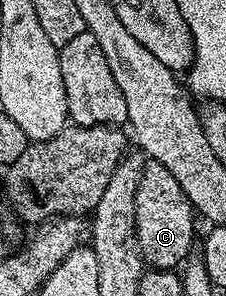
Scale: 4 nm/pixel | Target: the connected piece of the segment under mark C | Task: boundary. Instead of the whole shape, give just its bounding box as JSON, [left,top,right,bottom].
[134,160,198,271]

